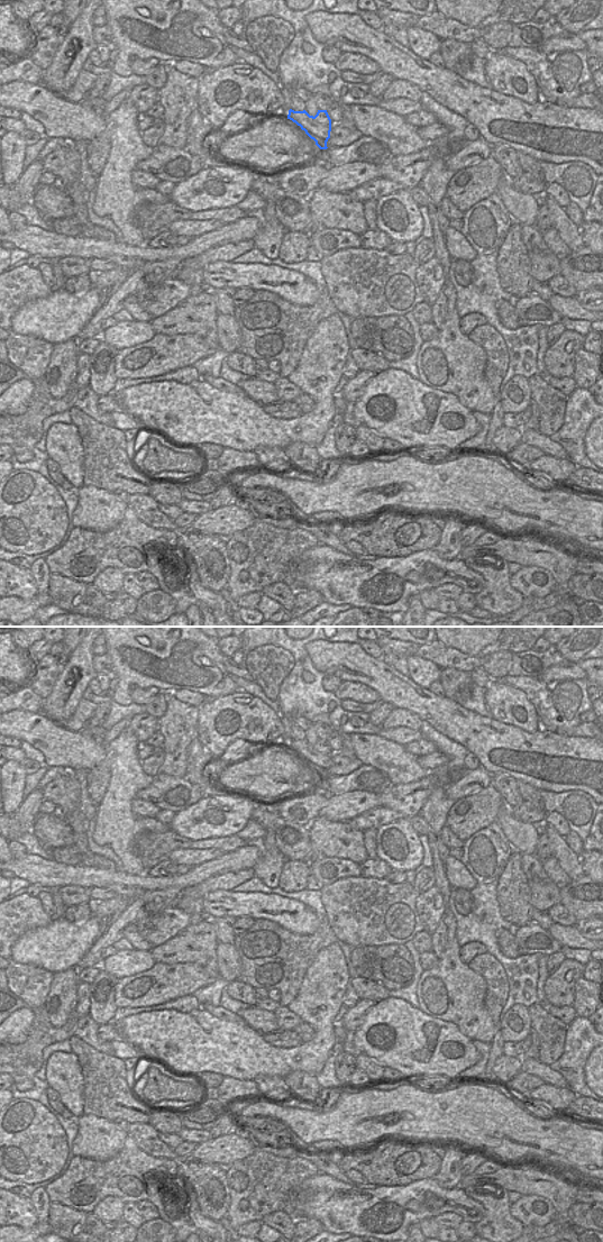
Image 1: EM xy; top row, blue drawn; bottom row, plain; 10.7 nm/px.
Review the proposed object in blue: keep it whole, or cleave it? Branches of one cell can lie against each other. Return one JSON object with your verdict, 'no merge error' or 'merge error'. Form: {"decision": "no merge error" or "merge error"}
{"decision": "merge error"}

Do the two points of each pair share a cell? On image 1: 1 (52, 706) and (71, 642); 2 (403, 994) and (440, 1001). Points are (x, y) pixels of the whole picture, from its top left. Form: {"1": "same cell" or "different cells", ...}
{"1": "different cells", "2": "different cells"}

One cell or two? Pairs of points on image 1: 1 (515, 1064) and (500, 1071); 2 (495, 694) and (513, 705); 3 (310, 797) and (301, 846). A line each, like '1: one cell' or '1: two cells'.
1: one cell
2: one cell
3: two cells

